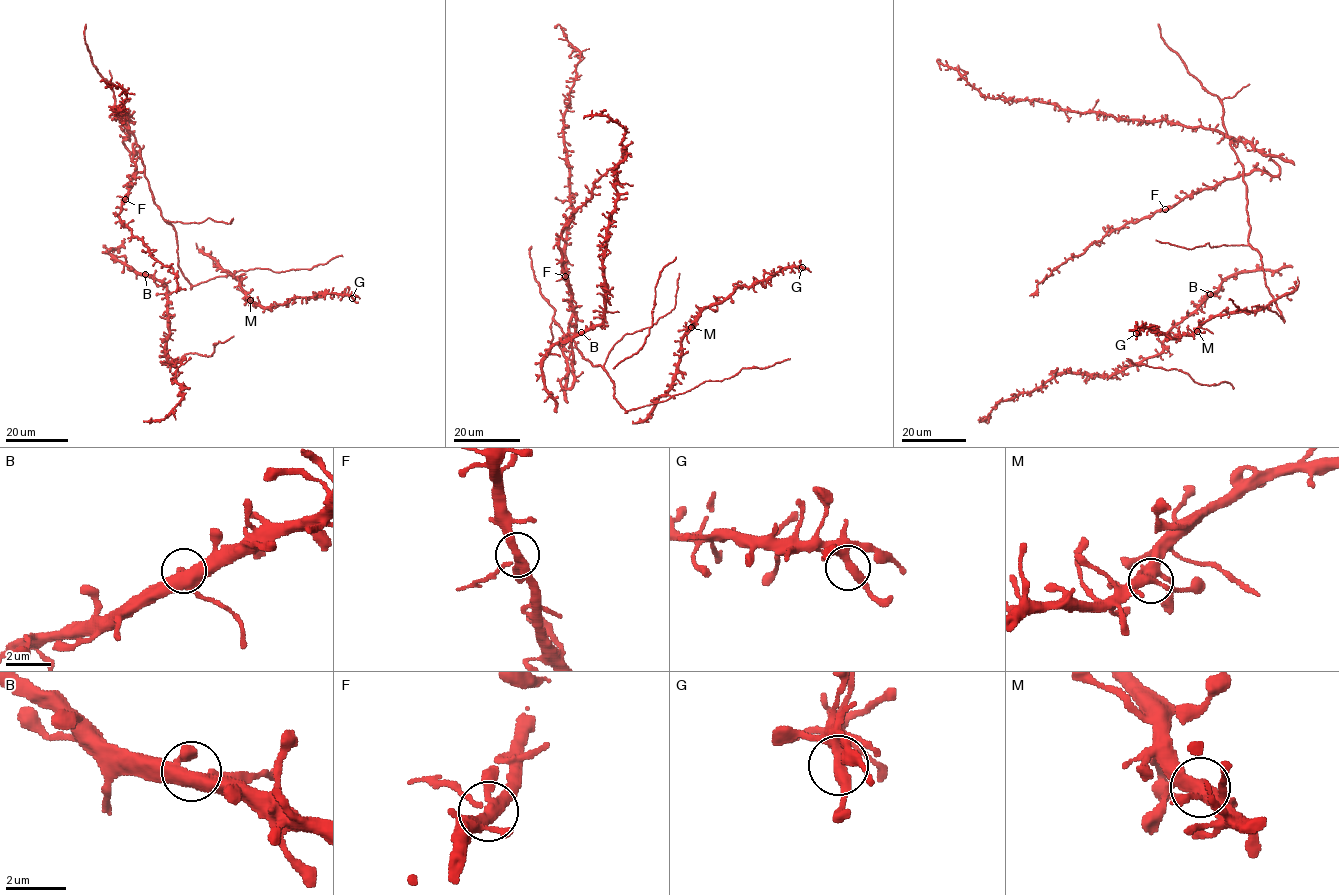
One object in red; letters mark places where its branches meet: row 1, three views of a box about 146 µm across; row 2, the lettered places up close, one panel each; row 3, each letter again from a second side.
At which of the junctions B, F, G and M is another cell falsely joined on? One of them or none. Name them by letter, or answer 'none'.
none

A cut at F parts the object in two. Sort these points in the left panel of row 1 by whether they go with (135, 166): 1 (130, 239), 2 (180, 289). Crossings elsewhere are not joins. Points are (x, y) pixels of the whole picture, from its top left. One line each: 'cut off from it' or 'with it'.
1: cut off from it
2: cut off from it

